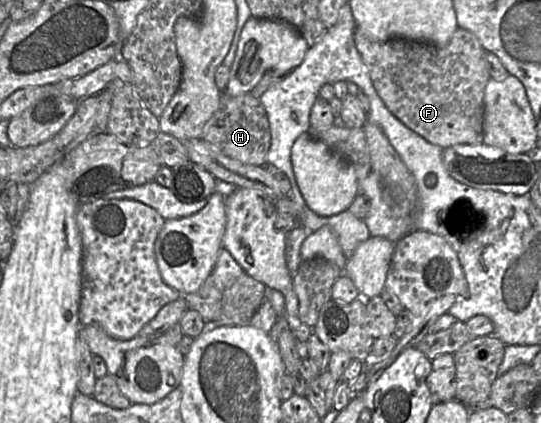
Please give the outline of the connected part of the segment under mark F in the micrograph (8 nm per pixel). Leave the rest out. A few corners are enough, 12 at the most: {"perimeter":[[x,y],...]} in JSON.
{"perimeter":[[354,42],[378,95],[443,149],[482,143],[487,51]]}

